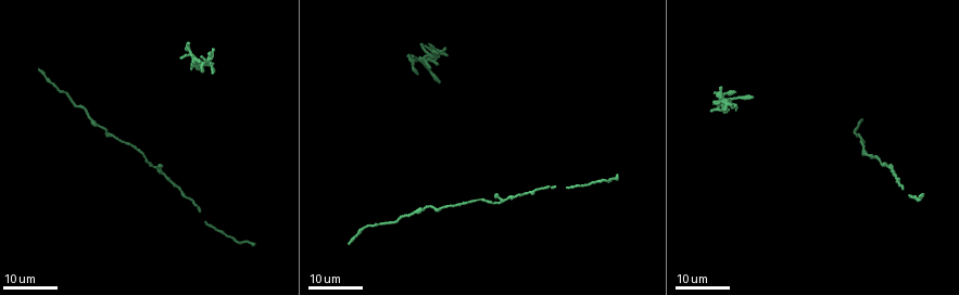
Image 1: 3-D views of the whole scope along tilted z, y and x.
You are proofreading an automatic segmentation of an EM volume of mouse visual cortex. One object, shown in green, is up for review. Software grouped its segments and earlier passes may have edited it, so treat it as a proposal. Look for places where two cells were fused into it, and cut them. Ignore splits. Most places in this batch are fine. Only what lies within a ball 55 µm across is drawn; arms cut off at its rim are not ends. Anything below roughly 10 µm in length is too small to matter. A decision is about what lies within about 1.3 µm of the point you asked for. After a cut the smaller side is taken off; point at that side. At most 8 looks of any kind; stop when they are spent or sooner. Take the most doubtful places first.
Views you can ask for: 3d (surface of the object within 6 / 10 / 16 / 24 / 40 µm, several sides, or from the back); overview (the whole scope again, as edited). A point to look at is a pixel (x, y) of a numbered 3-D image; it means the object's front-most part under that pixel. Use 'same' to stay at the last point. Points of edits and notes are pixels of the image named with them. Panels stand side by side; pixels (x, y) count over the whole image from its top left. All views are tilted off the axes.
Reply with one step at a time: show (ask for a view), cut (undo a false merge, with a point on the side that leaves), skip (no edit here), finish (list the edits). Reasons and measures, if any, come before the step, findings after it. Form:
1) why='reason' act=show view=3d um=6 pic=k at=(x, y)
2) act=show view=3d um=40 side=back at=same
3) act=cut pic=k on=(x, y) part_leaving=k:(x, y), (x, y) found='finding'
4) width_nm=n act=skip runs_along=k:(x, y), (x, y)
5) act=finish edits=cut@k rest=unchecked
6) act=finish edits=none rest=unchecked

why='a narrow waist' act=show view=3d um=16 pic=1 at=(494, 201)

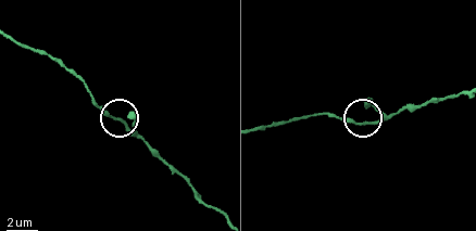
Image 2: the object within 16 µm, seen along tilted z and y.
act=show view=3d um=10 pic=2 at=(359, 123)

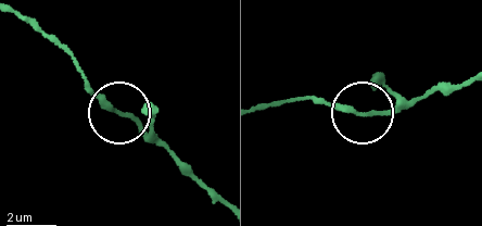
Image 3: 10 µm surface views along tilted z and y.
act=skip found='one cell here'

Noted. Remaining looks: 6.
why='thick turns thin' act=show view=3d um=24 pic=1 at=(99, 125)

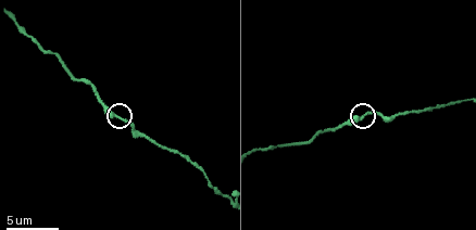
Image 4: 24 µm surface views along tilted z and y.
act=show view=3d um=6 pic=4 at=(121, 118)

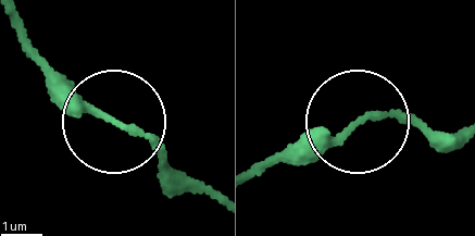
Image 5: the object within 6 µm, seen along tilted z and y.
act=skip found='all the same cell'

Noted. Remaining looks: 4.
act=show view=3d um=16 pic=4 at=(441, 105)

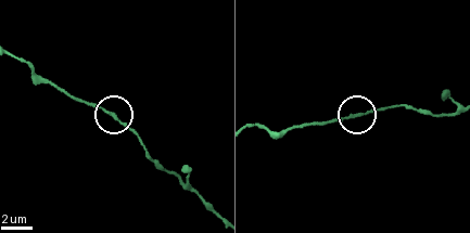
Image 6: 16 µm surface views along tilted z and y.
act=skip found='continuous, no second cell'

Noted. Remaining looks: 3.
why='thick turns thin' act=show view=3d um=16 pic=1 at=(434, 74)

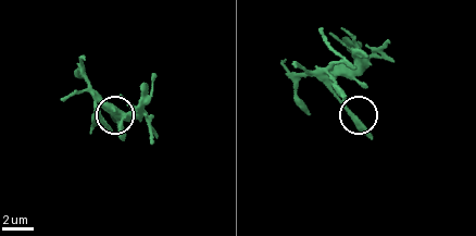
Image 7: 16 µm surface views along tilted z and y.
act=show view=3d um=10 pic=7 at=(354, 119)

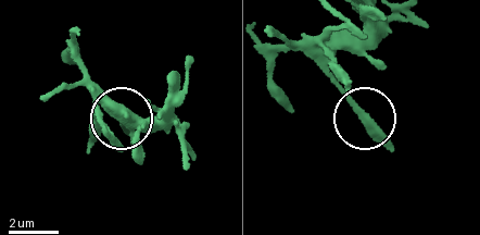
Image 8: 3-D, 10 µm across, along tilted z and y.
act=skip runs_along=8:(393, 147), (324, 63) found='one cell here'

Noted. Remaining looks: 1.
act=finish edits=none rest=unchecked

